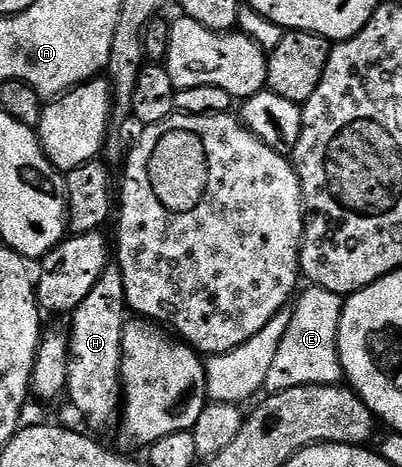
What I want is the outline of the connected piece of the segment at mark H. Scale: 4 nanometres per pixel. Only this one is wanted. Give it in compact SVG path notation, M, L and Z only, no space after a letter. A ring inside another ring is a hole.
M110 265L95 281L95 289L87 293L83 305L71 313L73 324L67 327L69 337L69 376L65 382L67 399L85 418L84 426L90 432L105 431L118 426L123 411L123 384L121 382L121 354L123 333L127 322L127 304L120 267Z

